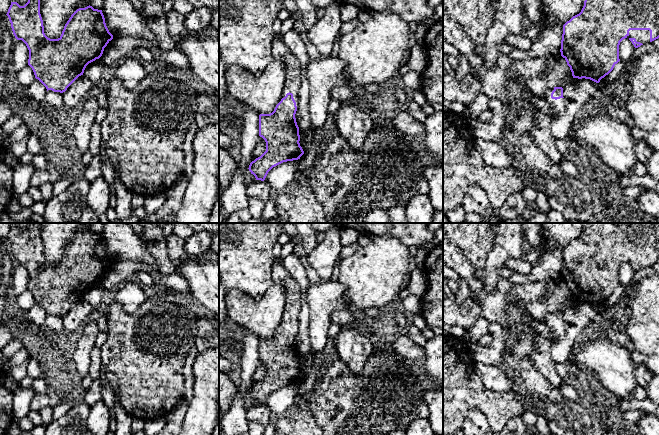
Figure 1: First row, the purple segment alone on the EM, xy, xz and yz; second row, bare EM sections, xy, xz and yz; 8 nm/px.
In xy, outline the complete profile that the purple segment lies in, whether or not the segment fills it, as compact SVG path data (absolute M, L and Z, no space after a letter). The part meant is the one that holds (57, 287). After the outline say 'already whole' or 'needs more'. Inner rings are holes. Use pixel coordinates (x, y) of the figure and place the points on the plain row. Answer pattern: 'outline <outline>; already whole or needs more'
outline M28 223L24 230L11 226L6 238L11 247L13 258L22 264L28 274L28 289L35 302L48 314L63 317L81 299L86 290L99 283L107 268L113 263L109 256L102 234L92 230L77 233L64 250L58 263L50 263L44 257L43 244L40 238L40 223Z; already whole

